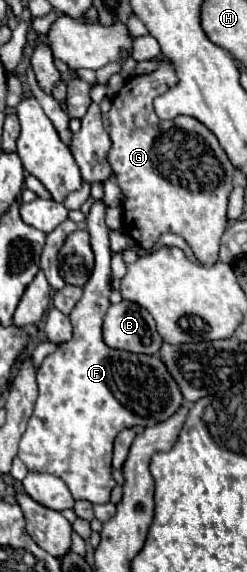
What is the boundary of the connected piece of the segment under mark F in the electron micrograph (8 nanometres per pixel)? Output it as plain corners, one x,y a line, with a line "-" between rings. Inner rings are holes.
103,201
91,207
85,223
91,235
95,267
81,299
69,313
73,337
47,355
37,371
39,395
19,443
19,459
31,473
51,473
63,479
69,491
75,491
77,501
83,499
95,505
107,503
115,487
111,455
117,433
143,423
167,421
183,405
183,397
161,357
109,349
105,345
101,323
111,305
111,249

